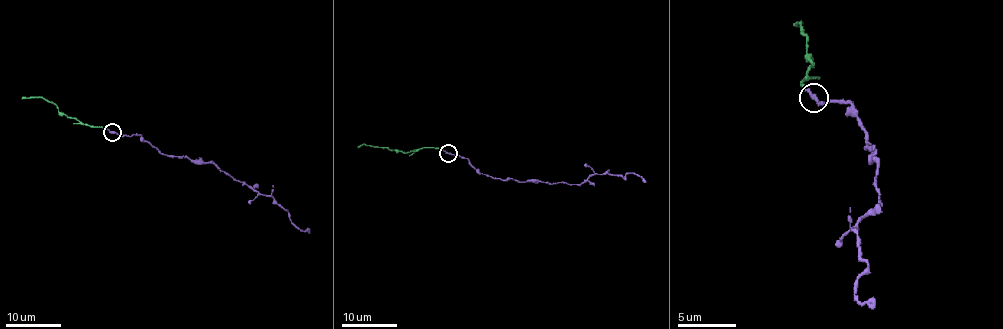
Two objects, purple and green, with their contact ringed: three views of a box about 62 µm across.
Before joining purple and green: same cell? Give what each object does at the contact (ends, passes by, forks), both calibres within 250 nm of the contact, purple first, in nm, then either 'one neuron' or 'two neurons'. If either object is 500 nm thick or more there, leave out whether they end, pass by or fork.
purple passes by | green ends | 240/80 nm | one neuron

